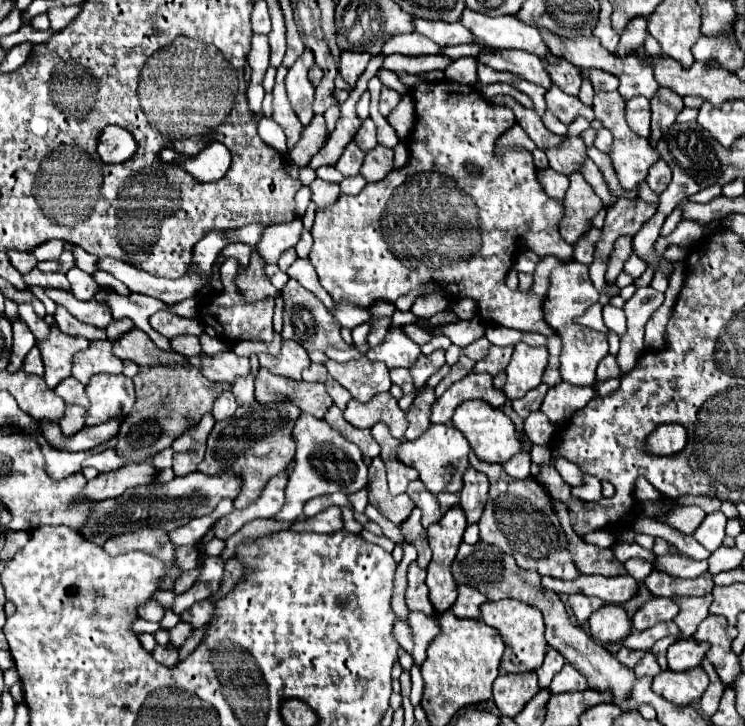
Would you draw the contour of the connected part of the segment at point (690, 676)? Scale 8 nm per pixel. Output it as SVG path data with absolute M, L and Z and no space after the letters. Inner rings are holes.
M701 666L685 672L665 670L653 678L653 692L677 706L699 702L707 686L709 686L709 678Z

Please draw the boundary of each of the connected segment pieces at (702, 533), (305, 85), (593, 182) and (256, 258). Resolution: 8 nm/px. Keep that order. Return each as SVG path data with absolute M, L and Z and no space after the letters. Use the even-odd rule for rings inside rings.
M723 512L707 514L703 524L697 528L697 532L693 536L709 552L715 552L721 546L723 538L725 538L725 524L727 524L727 518L725 518Z
M307 48L297 62L289 68L287 72L287 94L291 100L291 106L297 114L297 118L301 120L303 126L307 126L313 118L313 94L315 94L315 86L309 82L307 72L309 68L315 64L313 52Z
M585 158L587 162L581 166L581 174L583 174L583 178L587 180L587 184L595 190L595 194L599 196L599 198L603 198L603 202L605 202L605 206L609 208L617 198L613 198L613 196L609 196L609 190L607 190L607 186L605 186L605 180L601 178L601 172L597 170L597 166L595 166L595 162L593 160L589 160L589 158Z
M253 252L251 254L251 264L247 270L243 270L237 278L237 286L243 290L243 298L249 302L253 300L265 300L265 298L279 298L281 292L271 284L267 274L263 272L263 258Z

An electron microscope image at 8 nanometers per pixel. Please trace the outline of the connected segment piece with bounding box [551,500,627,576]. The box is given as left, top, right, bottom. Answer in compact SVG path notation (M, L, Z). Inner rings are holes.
M551 500L551 506L553 506L553 512L559 514L559 520L561 520L562 529L566 535L567 550L577 566L577 570L581 574L603 574L603 576L619 576L619 574L625 574L625 566L621 562L617 562L615 554L611 548L599 548L599 546L589 546L585 544L581 538L577 538L577 534L573 532L571 528L571 522L569 522L569 512L567 512L567 506L563 502L557 502L557 500Z

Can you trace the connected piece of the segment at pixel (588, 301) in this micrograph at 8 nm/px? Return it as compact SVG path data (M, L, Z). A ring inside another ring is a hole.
M569 260L559 264L551 276L549 276L549 290L545 294L543 300L543 314L545 314L545 322L559 334L561 342L563 342L563 352L561 352L561 378L569 384L575 386L589 386L595 382L595 370L597 364L609 354L609 344L607 344L607 336L603 332L591 330L587 326L581 326L577 322L577 318L583 316L583 312L591 306L599 302L599 292L595 290L591 278L589 278L589 266L577 262L577 260Z

